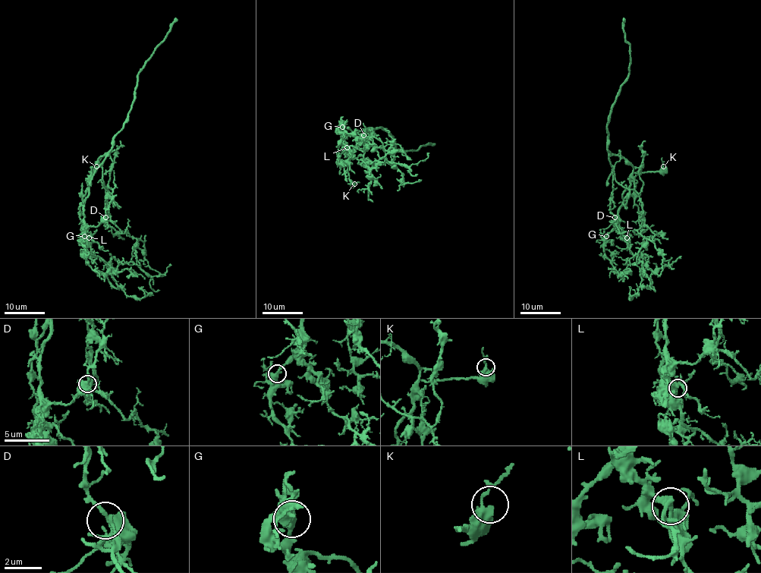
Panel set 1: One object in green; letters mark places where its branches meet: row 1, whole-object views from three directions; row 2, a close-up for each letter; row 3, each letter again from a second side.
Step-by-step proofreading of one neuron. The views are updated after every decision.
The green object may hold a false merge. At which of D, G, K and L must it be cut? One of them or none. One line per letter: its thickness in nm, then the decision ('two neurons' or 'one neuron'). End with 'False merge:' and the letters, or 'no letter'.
D: 360 nm | one neuron
G: 320 nm | one neuron
K: 320 nm | one neuron
L: 320 nm | one neuron
False merge: no letter

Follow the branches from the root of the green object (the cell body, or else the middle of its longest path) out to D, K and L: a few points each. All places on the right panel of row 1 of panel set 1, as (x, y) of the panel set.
D: (630, 184), (622, 195), (618, 222), (615, 226), (619, 222), (614, 217)
K: (630, 184), (630, 177), (633, 172), (658, 171), (663, 166)
L: (630, 184), (622, 195), (617, 224), (617, 229), (627, 237)

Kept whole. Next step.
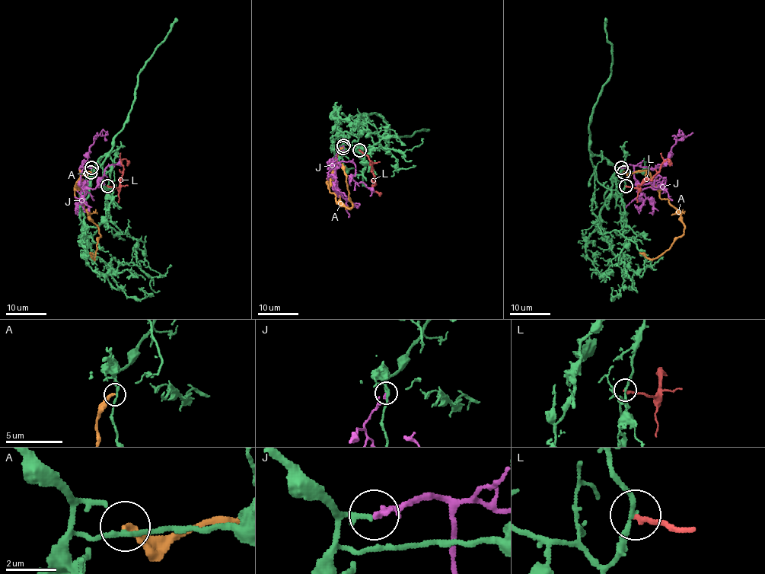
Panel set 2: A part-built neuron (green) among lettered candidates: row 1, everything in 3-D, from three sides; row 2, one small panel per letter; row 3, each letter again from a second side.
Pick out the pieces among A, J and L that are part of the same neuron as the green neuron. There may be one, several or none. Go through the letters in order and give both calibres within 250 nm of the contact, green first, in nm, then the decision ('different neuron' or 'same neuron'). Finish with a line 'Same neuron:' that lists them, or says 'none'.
A: 200/300 nm | different neuron
J: 240/220 nm | same neuron
L: 170/190 nm | different neuron
Same neuron: J

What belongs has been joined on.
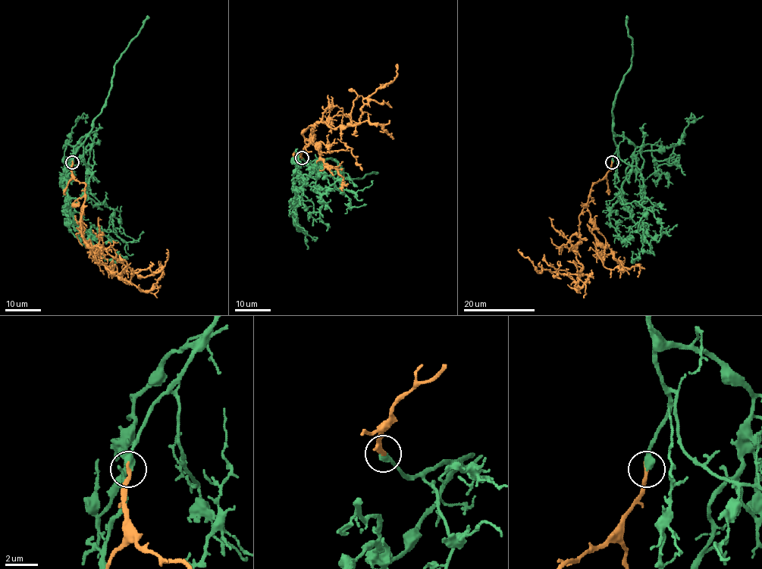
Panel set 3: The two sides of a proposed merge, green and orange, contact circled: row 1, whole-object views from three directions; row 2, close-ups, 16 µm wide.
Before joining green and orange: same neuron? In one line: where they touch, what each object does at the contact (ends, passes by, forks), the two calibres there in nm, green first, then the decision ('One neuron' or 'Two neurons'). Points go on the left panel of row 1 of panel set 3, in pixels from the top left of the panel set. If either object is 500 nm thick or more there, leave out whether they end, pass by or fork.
Place: (72, 162). At the ring green ends. At the ring orange ends. Thickness 480 nm (green) against 260 nm. One neuron

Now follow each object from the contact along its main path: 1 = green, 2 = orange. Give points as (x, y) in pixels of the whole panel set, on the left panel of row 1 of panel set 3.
1: (73, 163), (86, 135), (73, 148), (67, 179), (74, 236), (92, 240), (108, 229), (133, 242), (142, 232)
2: (73, 163), (71, 175), (85, 185), (81, 237), (103, 265), (130, 281), (133, 272), (157, 272), (166, 249)

